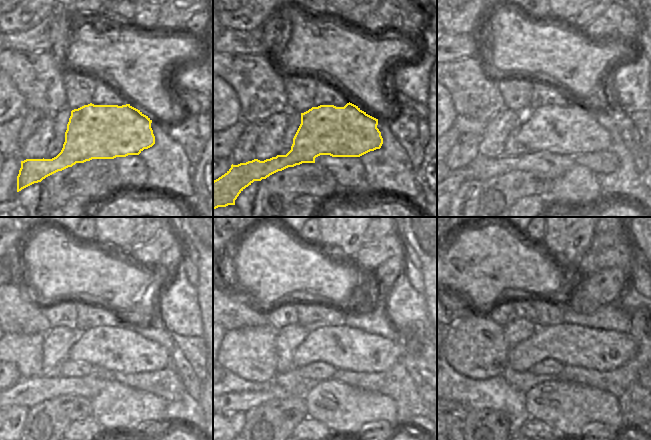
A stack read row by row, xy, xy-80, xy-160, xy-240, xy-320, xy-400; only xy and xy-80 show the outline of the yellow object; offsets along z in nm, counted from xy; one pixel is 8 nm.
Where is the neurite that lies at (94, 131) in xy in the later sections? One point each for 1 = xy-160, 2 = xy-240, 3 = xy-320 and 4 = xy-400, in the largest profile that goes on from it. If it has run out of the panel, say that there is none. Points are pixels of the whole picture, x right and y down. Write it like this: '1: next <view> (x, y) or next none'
1: next xy-160 (573, 130)
2: next xy-240 (120, 349)
3: next xy-320 (342, 347)
4: next xy-400 (575, 345)

